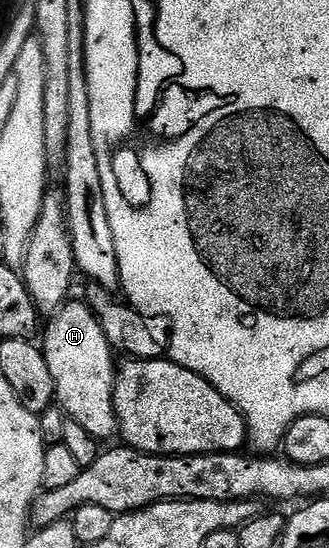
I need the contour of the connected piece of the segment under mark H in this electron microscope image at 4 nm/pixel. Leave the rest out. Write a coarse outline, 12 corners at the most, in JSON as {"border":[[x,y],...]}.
{"border":[[88,303],[43,328],[56,403],[99,442],[116,437],[115,353]]}

